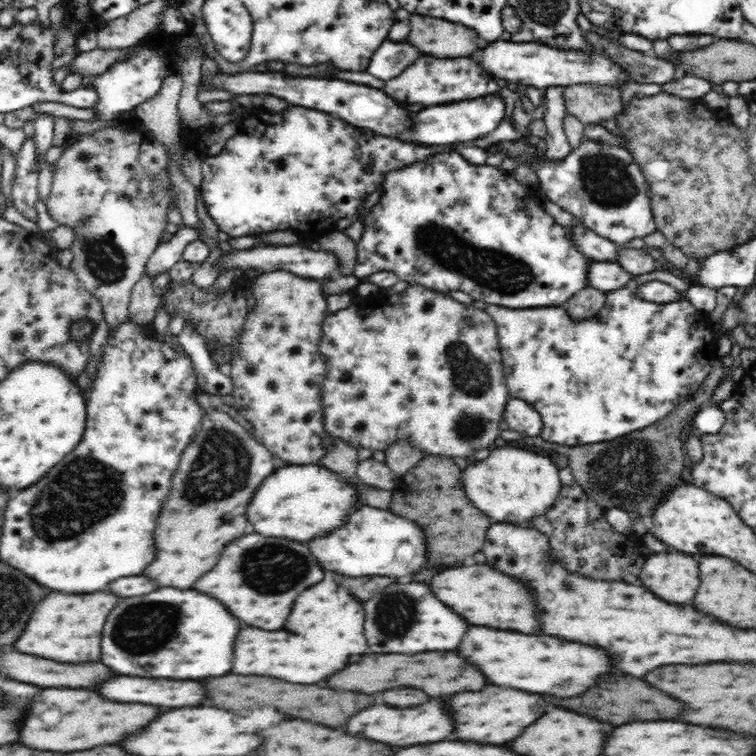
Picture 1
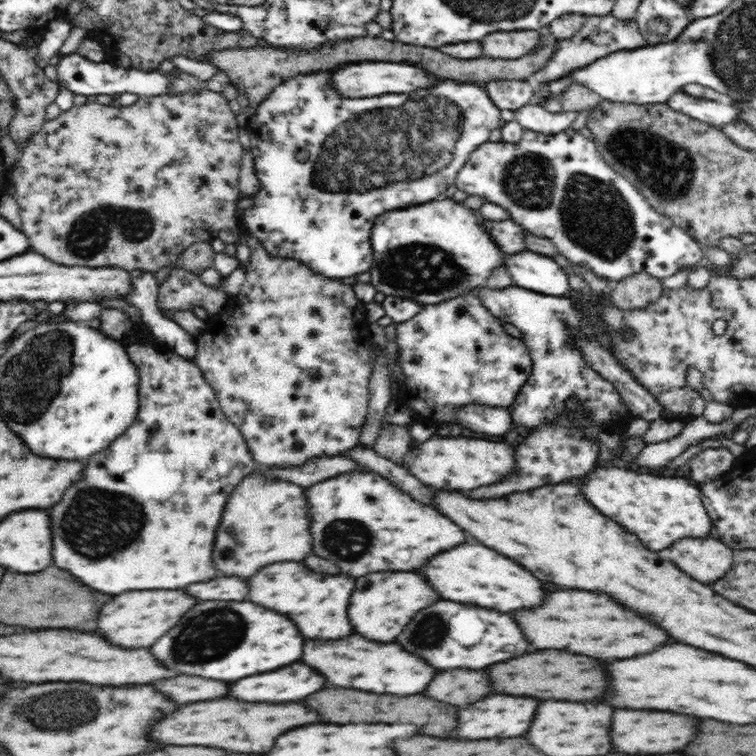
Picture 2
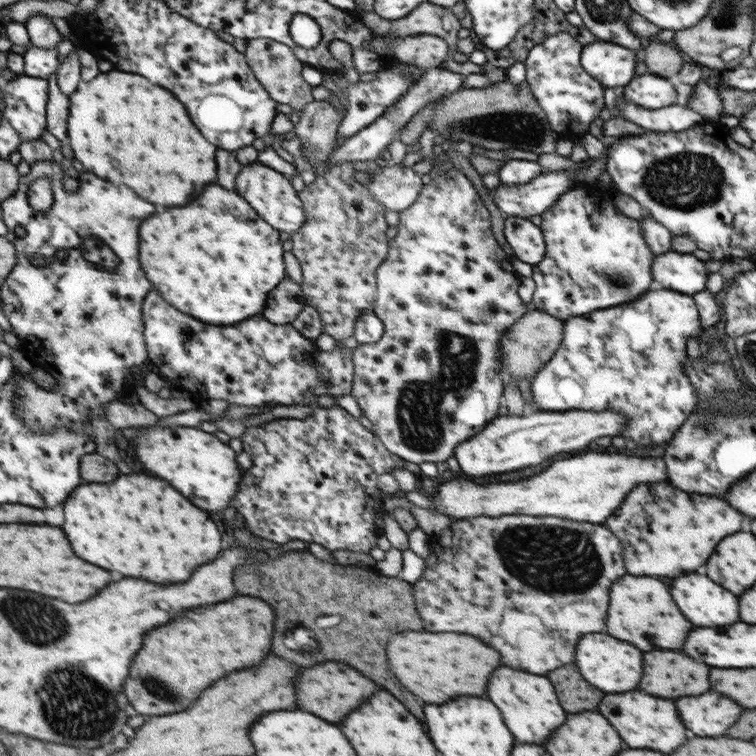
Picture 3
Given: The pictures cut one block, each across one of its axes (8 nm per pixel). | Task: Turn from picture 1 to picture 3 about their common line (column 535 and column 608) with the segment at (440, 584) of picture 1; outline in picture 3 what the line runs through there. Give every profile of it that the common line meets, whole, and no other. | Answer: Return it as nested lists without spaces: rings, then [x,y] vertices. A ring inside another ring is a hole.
[[[625,574],[613,582],[613,594],[609,594],[609,622],[605,622],[605,626],[607,634],[637,646],[639,650],[679,648],[691,628],[691,624],[679,614],[663,582],[631,574]]]

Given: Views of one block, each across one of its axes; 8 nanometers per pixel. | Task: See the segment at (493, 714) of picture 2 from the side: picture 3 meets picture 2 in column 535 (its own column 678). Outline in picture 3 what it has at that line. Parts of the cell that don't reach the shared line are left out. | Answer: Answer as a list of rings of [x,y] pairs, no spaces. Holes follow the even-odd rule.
[[[713,692],[677,698],[675,702],[677,714],[681,714],[681,724],[695,736],[721,736],[741,712],[735,702]]]

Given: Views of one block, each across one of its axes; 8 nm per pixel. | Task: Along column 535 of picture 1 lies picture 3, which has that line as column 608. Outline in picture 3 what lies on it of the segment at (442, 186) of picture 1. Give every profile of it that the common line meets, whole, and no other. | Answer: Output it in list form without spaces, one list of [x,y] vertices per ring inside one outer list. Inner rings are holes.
[[[575,187],[561,193],[557,201],[540,217],[539,227],[545,230],[544,242],[549,242],[549,258],[545,258],[545,262],[537,262],[537,266],[531,265],[531,278],[535,283],[532,293],[534,310],[564,321],[569,317],[631,302],[637,296],[647,293],[649,284],[653,282],[652,261],[655,254],[641,235],[639,220],[617,214],[611,202],[601,202],[601,206],[595,204],[587,192]]]

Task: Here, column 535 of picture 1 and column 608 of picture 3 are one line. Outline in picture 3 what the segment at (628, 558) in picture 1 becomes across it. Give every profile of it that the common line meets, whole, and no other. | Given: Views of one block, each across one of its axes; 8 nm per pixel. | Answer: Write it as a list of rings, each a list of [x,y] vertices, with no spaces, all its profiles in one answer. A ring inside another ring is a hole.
[[[647,482],[633,486],[620,508],[602,524],[620,539],[629,574],[673,578],[701,566],[723,536],[739,530],[739,522],[741,514],[719,498],[685,494],[663,482]]]

